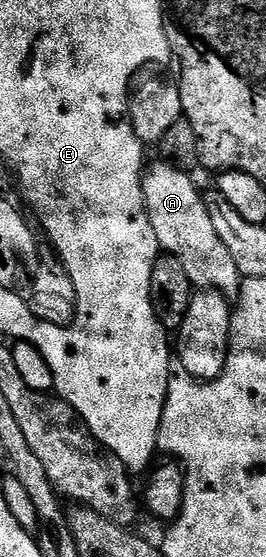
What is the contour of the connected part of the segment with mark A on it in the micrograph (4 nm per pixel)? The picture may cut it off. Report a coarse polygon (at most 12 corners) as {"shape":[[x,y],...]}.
{"shape":[[167,162],[144,169],[161,249],[193,289],[239,296],[240,271],[201,189]]}

